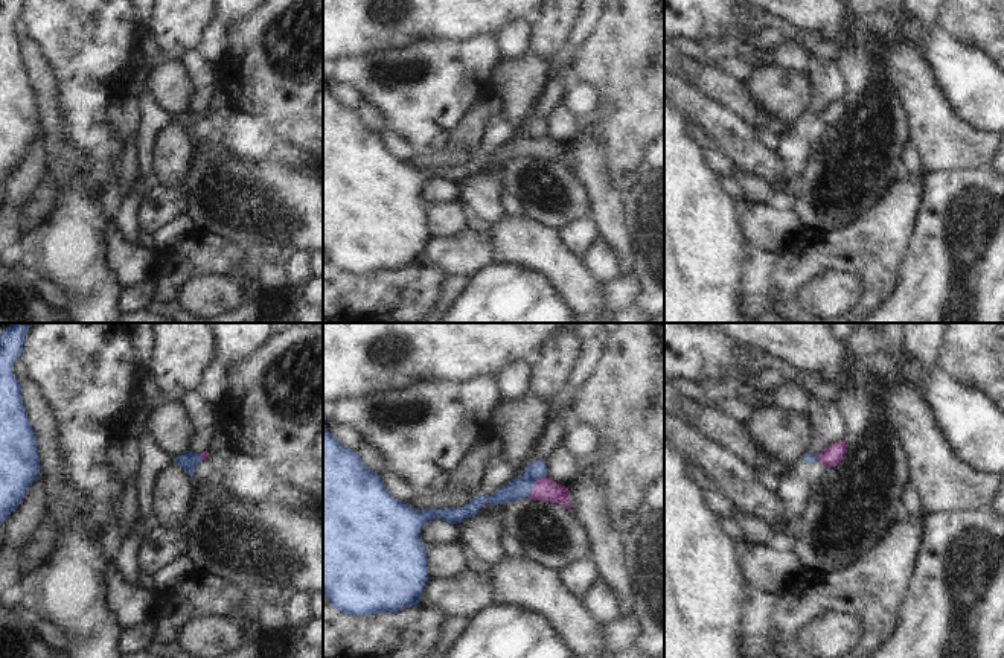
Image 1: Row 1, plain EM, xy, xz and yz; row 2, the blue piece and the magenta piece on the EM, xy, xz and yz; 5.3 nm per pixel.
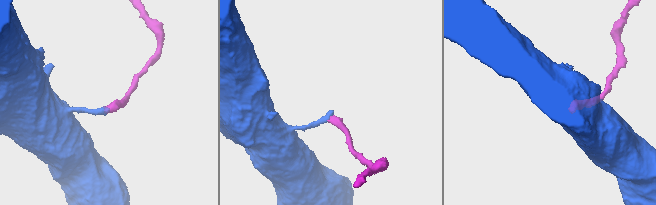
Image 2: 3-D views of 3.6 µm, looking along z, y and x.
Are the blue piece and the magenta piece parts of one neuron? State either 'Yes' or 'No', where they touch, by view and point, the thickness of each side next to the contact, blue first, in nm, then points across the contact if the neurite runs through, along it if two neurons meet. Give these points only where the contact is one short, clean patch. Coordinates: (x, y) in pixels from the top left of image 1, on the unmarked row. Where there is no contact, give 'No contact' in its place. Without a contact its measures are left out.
Yes. Touches blue at xz (532, 143). Thickness 110 nm (blue) against 120 nm. Path across: xz (520, 146), (532, 143), (544, 148).

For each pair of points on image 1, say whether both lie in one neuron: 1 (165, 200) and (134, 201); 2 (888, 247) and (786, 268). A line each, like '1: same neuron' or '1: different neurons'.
1: different neurons
2: same neuron

